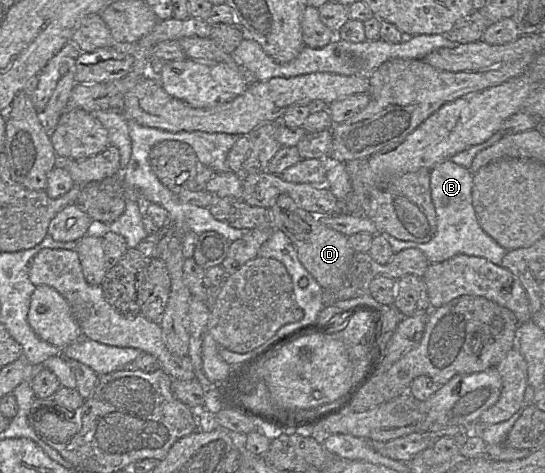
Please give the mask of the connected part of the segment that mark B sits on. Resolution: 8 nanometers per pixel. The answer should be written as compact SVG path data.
M445 160L430 169L431 198L437 217L437 230L427 243L402 241L389 234L382 234L389 242L394 253L414 248L422 251L430 264L441 263L458 254L483 257L497 266L501 266L508 250L501 247L481 228L472 205L473 174L469 169L450 160Z

